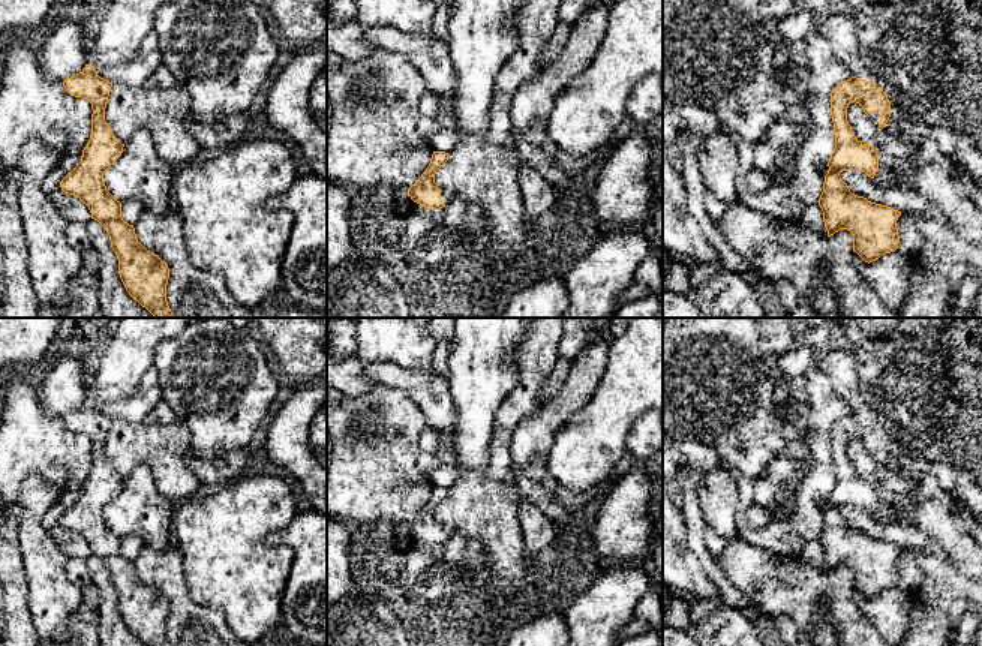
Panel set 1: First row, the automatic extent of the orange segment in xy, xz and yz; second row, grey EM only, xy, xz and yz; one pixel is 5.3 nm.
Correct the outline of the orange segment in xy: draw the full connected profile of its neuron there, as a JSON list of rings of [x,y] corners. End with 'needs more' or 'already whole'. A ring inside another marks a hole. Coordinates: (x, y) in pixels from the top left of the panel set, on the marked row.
[[[112,0],[105,13],[96,45],[87,51],[85,67],[63,81],[70,96],[91,103],[91,135],[81,162],[61,180],[64,193],[79,198],[109,235],[118,259],[118,274],[129,295],[153,318],[174,318],[166,301],[169,268],[136,238],[133,225],[121,217],[121,202],[103,183],[103,172],[121,156],[121,144],[105,121],[112,82],[96,72],[133,58],[144,37],[154,31],[159,9],[177,0]]]; needs more

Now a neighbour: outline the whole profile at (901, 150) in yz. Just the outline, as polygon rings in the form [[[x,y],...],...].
[[[852,102],[847,108],[847,121],[858,141],[874,145],[877,150],[883,150],[898,165],[909,162],[918,151],[918,142],[897,136],[886,127],[882,129],[874,126],[862,106],[856,102]]]

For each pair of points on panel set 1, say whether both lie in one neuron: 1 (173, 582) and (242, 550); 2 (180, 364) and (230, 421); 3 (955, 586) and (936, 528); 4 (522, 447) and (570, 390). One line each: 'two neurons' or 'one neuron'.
1: two neurons
2: one neuron
3: one neuron
4: one neuron

